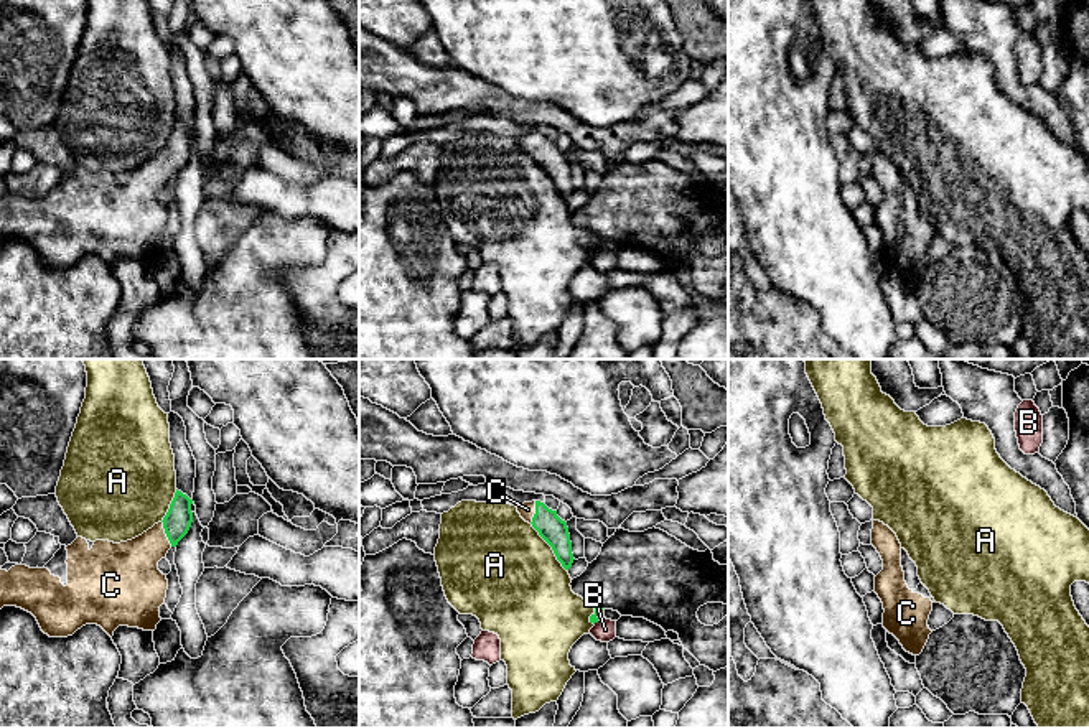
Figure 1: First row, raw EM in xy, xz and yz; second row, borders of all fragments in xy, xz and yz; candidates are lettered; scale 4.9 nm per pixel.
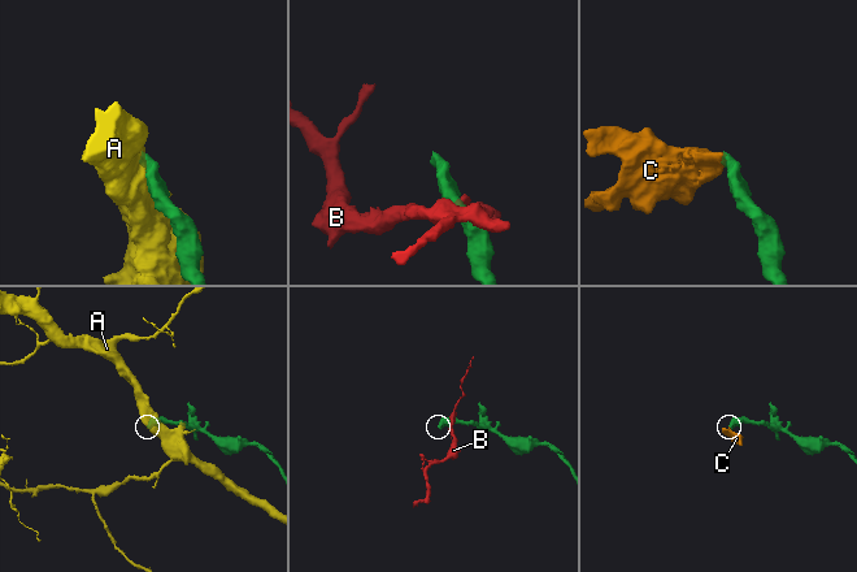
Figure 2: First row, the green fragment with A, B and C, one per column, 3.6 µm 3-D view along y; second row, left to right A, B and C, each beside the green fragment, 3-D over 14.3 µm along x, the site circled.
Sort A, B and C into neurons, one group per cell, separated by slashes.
A / B / C

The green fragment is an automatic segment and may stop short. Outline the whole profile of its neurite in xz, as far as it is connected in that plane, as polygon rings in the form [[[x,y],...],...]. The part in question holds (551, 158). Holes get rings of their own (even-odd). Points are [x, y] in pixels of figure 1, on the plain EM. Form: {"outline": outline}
{"outline": [[[532,132],[517,137],[517,143],[552,178],[557,191],[568,201],[575,189],[567,153],[557,147],[557,142],[549,140],[540,132]]]}

